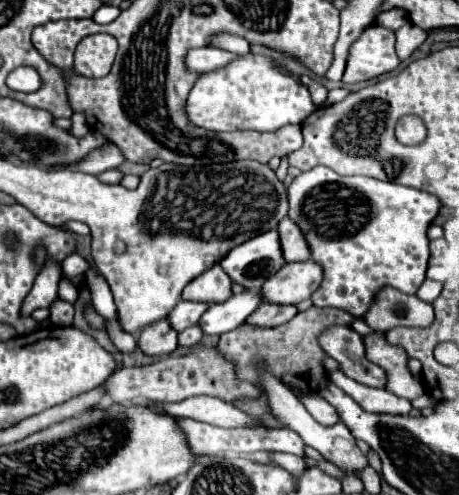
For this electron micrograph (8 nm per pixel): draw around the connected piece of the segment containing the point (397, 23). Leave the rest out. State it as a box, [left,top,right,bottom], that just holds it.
[377,10,409,30]

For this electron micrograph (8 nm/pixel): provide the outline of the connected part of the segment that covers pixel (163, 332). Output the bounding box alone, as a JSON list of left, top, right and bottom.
[137,318,177,356]

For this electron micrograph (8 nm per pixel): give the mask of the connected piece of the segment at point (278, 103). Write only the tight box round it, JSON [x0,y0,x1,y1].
[185,54,315,132]

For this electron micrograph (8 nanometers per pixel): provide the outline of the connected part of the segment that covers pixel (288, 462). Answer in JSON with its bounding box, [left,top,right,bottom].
[269,454,305,478]

